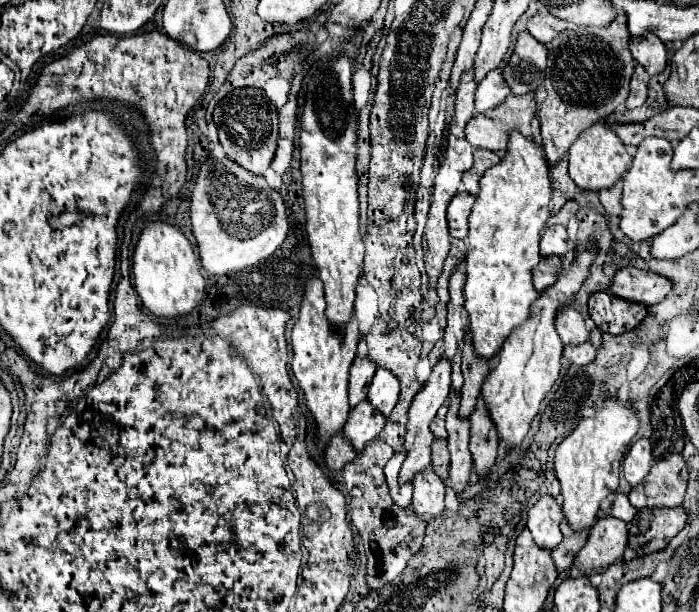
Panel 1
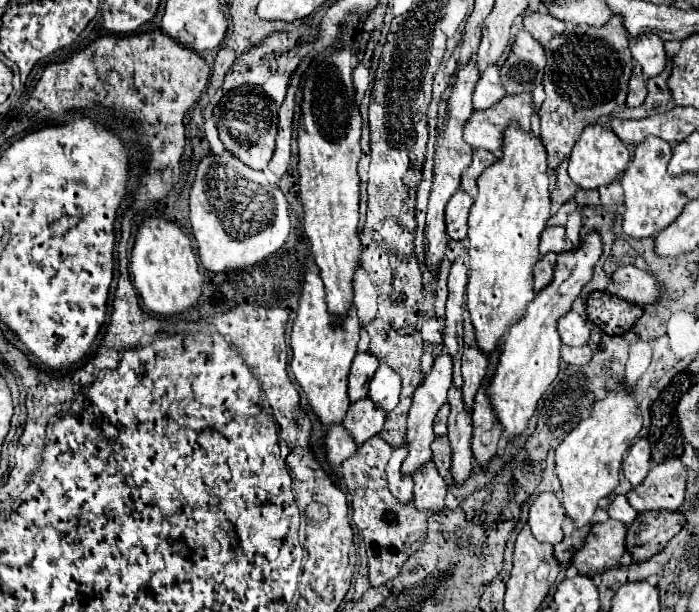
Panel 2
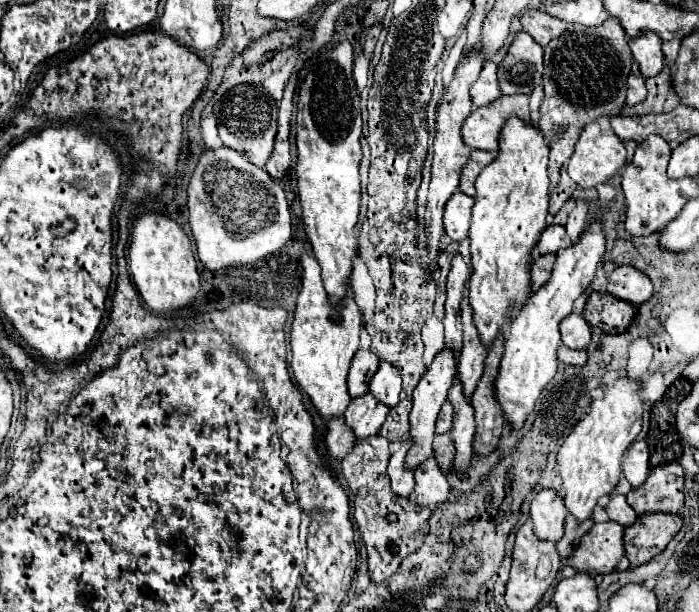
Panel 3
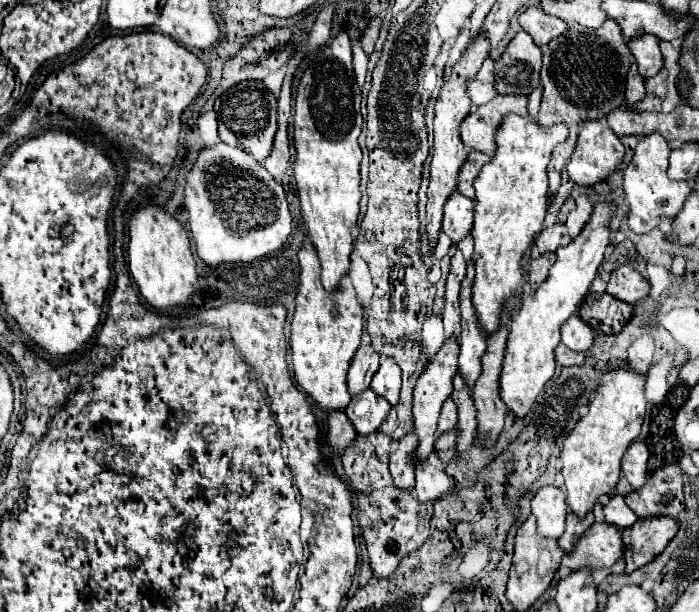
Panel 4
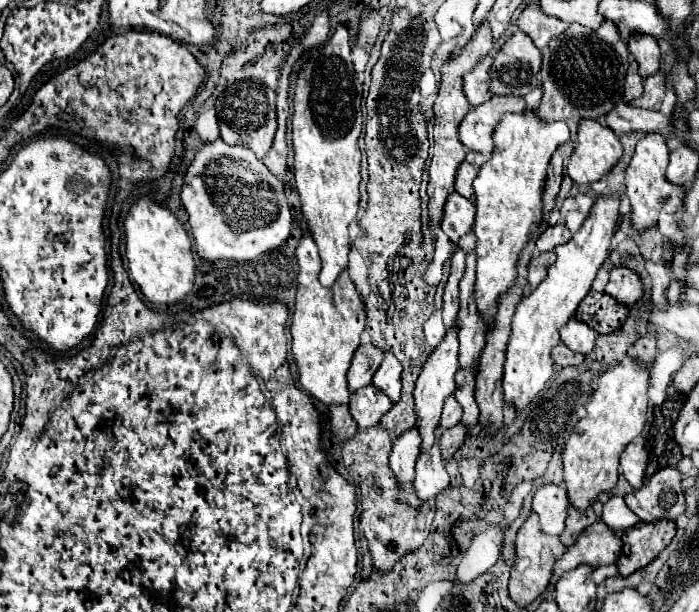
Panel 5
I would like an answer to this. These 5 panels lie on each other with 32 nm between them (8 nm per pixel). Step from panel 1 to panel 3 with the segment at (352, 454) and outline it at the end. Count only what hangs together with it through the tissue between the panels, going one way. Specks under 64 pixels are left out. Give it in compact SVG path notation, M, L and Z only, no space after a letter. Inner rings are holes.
M344 416L336 420L328 420L328 434L326 434L326 444L330 454L336 460L342 460L354 446L354 432L344 424Z

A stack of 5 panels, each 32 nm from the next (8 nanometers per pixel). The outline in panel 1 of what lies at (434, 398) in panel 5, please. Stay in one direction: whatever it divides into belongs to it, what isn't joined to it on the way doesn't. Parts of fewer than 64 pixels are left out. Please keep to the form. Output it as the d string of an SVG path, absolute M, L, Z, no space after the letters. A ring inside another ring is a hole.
M440 356L436 366L432 368L432 374L430 374L428 382L416 392L416 396L412 400L412 406L410 406L410 412L408 412L408 432L406 432L406 442L404 442L406 460L400 468L400 482L402 484L410 482L416 472L424 470L430 464L430 444L434 440L434 436L430 432L430 424L432 424L438 408L448 398L448 392L450 392L450 364L448 364L448 360L444 360L444 356Z

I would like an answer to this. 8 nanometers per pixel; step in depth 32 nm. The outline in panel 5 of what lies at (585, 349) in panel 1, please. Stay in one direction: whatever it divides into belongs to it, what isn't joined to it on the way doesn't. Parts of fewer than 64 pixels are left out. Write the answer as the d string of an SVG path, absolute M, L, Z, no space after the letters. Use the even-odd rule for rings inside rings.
M558 344L558 346L552 350L552 360L554 360L554 364L558 364L558 366L576 366L576 364L582 364L582 362L584 362L584 356L568 350L566 344Z

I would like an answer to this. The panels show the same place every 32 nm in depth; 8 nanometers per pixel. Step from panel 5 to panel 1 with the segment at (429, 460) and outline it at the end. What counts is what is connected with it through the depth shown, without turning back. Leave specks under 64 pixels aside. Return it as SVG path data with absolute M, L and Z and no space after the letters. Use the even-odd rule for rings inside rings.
M432 466L424 468L424 472L418 472L412 480L414 484L414 498L412 508L416 514L428 514L428 516L440 516L444 510L444 482L436 478L436 472L432 472Z

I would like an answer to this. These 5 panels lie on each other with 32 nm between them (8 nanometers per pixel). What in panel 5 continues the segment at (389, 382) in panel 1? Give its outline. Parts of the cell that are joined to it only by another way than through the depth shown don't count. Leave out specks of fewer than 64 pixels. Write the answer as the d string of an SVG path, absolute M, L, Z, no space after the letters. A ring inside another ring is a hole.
M384 352L384 360L376 370L372 384L384 390L392 398L392 402L400 400L400 372L402 372L402 364L398 362L398 358L392 352Z

